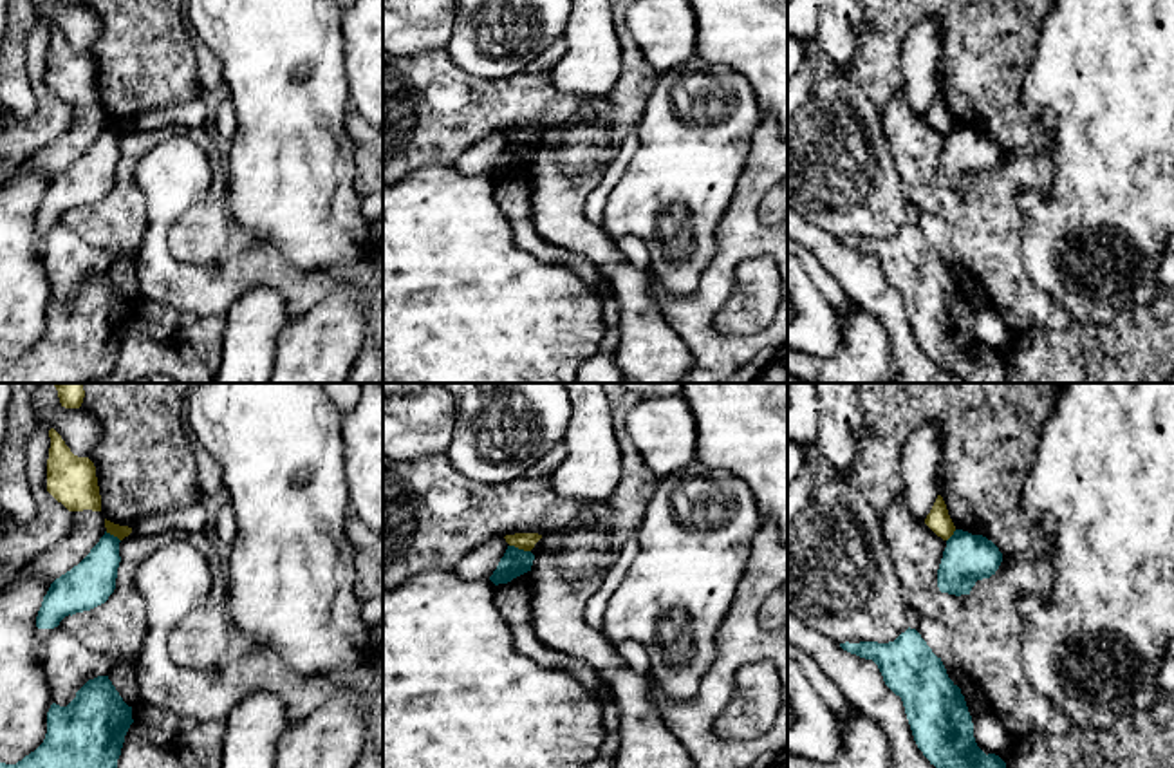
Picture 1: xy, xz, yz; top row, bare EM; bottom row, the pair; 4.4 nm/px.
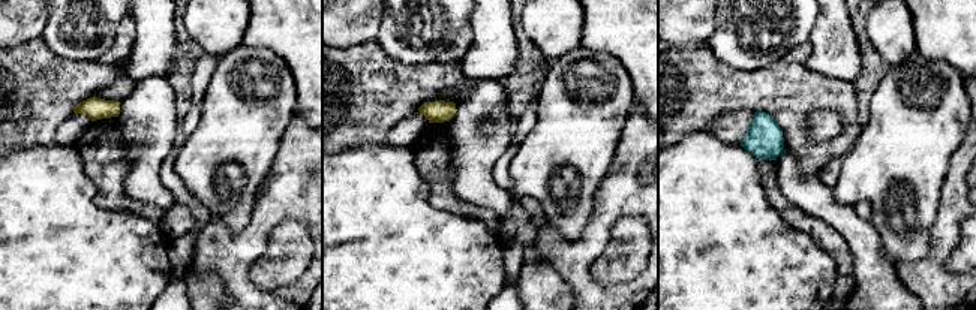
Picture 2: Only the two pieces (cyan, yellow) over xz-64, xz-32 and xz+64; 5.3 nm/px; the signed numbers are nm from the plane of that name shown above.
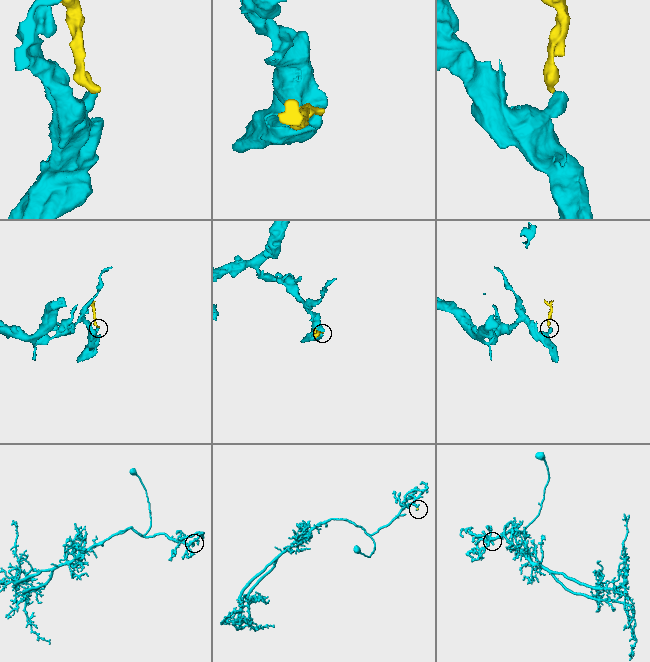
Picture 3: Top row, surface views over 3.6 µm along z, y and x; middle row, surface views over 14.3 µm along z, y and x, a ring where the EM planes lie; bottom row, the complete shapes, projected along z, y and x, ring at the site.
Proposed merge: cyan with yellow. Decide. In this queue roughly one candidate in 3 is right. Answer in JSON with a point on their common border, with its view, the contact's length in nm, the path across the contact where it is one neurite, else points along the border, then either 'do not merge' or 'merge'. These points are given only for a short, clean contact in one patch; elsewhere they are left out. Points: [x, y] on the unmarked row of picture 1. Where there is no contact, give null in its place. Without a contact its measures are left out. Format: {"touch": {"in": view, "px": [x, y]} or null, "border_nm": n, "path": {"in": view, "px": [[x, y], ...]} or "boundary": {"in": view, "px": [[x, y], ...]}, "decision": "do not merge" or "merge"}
{"touch": {"in": "xz", "px": [521, 145]}, "border_nm": 100, "boundary": {"in": "xz", "px": [[510, 140], [530, 147]]}, "decision": "do not merge"}

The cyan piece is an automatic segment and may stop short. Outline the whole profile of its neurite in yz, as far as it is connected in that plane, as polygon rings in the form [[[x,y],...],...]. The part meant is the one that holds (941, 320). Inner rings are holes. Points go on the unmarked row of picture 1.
[[[916,224],[889,239],[840,242],[878,260],[885,280],[901,293],[914,336],[930,360],[964,383],[1006,383],[1006,358],[977,342],[961,284]]]

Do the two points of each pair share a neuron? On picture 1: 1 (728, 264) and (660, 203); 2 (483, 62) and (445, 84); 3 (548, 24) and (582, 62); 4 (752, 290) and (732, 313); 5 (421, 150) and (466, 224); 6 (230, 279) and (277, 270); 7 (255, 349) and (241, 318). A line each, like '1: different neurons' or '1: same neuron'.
1: different neurons
2: different neurons
3: different neurons
4: same neuron
5: different neurons
6: same neuron
7: same neuron

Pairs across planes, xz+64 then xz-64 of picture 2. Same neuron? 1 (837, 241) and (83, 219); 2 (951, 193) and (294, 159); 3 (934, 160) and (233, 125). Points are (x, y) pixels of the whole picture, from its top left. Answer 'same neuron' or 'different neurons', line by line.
1: different neurons
2: same neuron
3: same neuron

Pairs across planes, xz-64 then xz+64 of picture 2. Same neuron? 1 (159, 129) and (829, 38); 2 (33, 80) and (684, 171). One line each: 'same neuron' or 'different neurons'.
1: different neurons
2: different neurons

